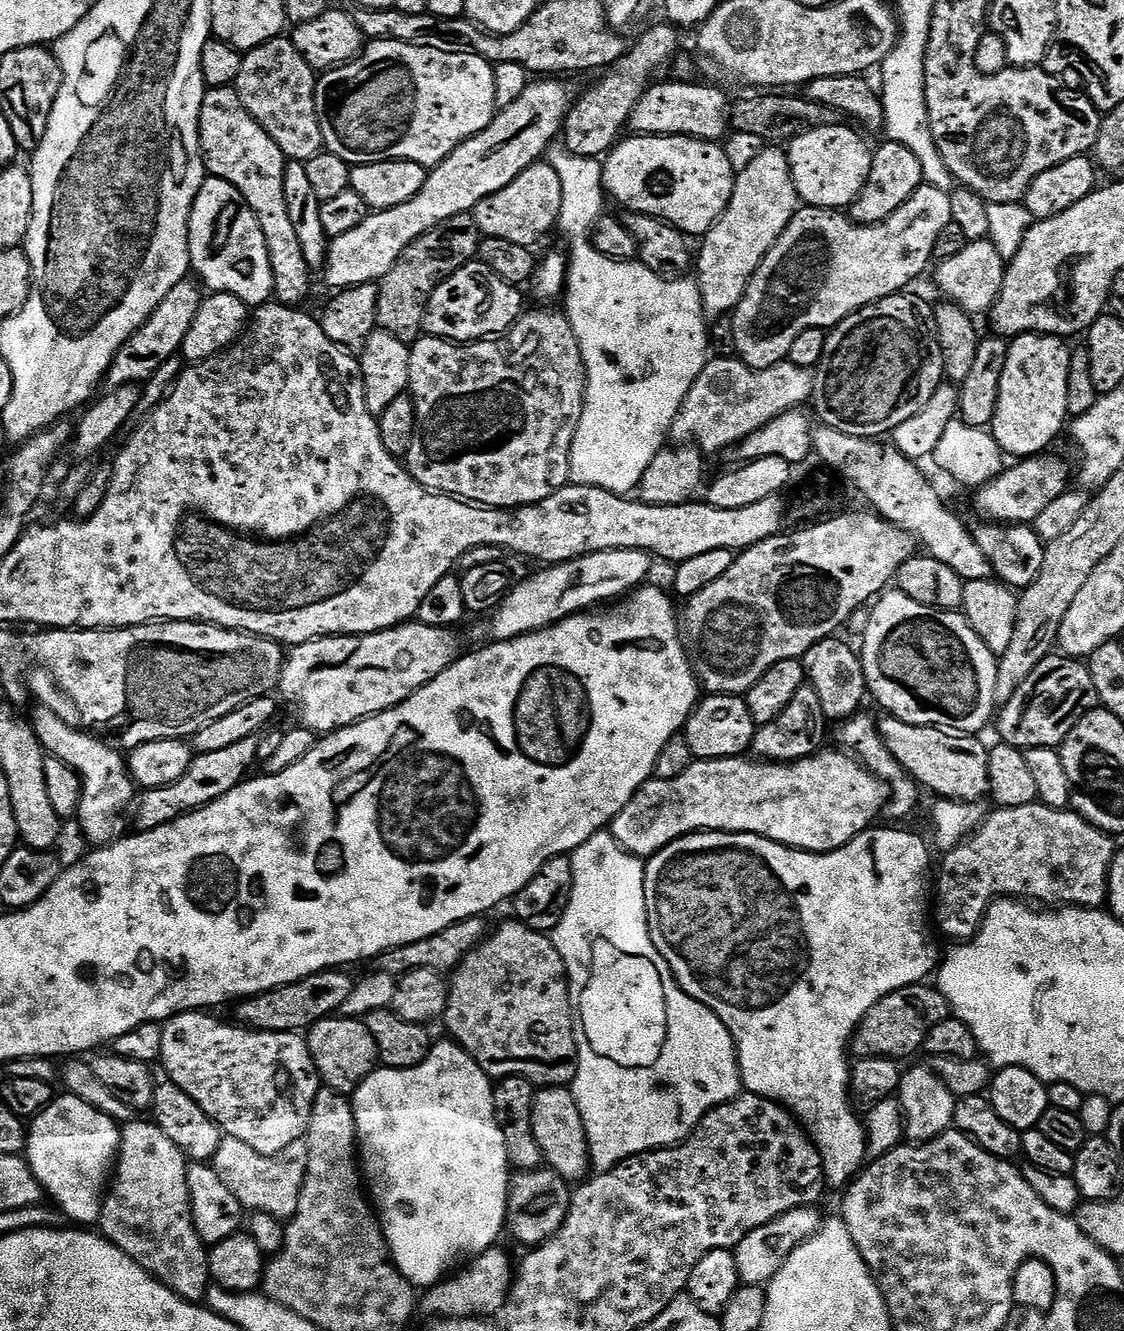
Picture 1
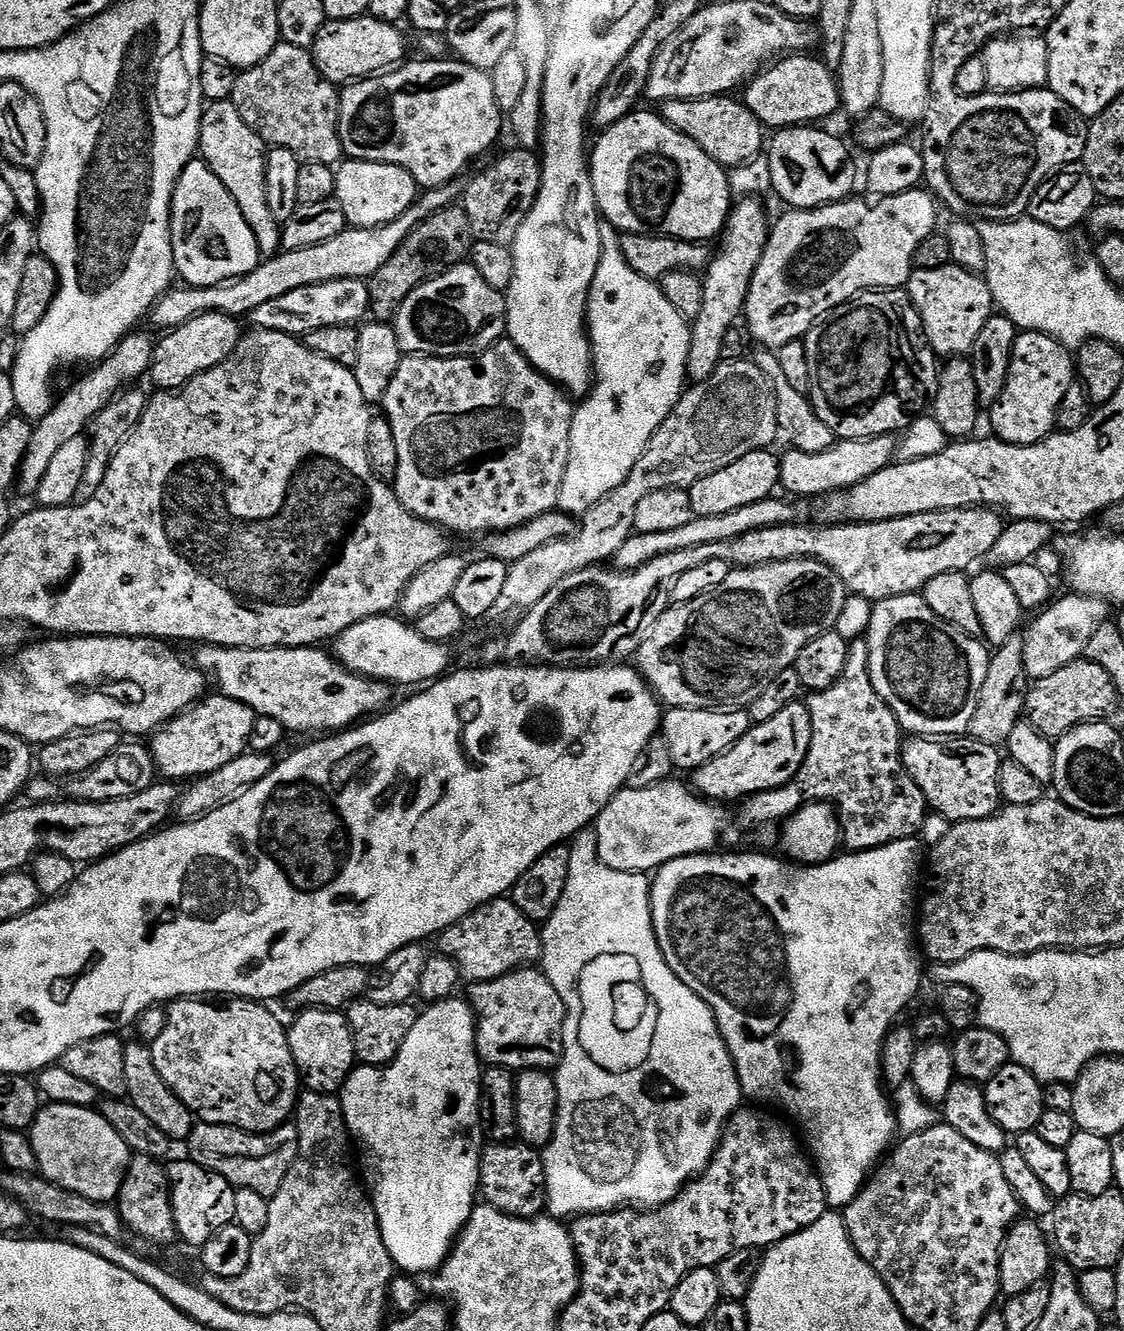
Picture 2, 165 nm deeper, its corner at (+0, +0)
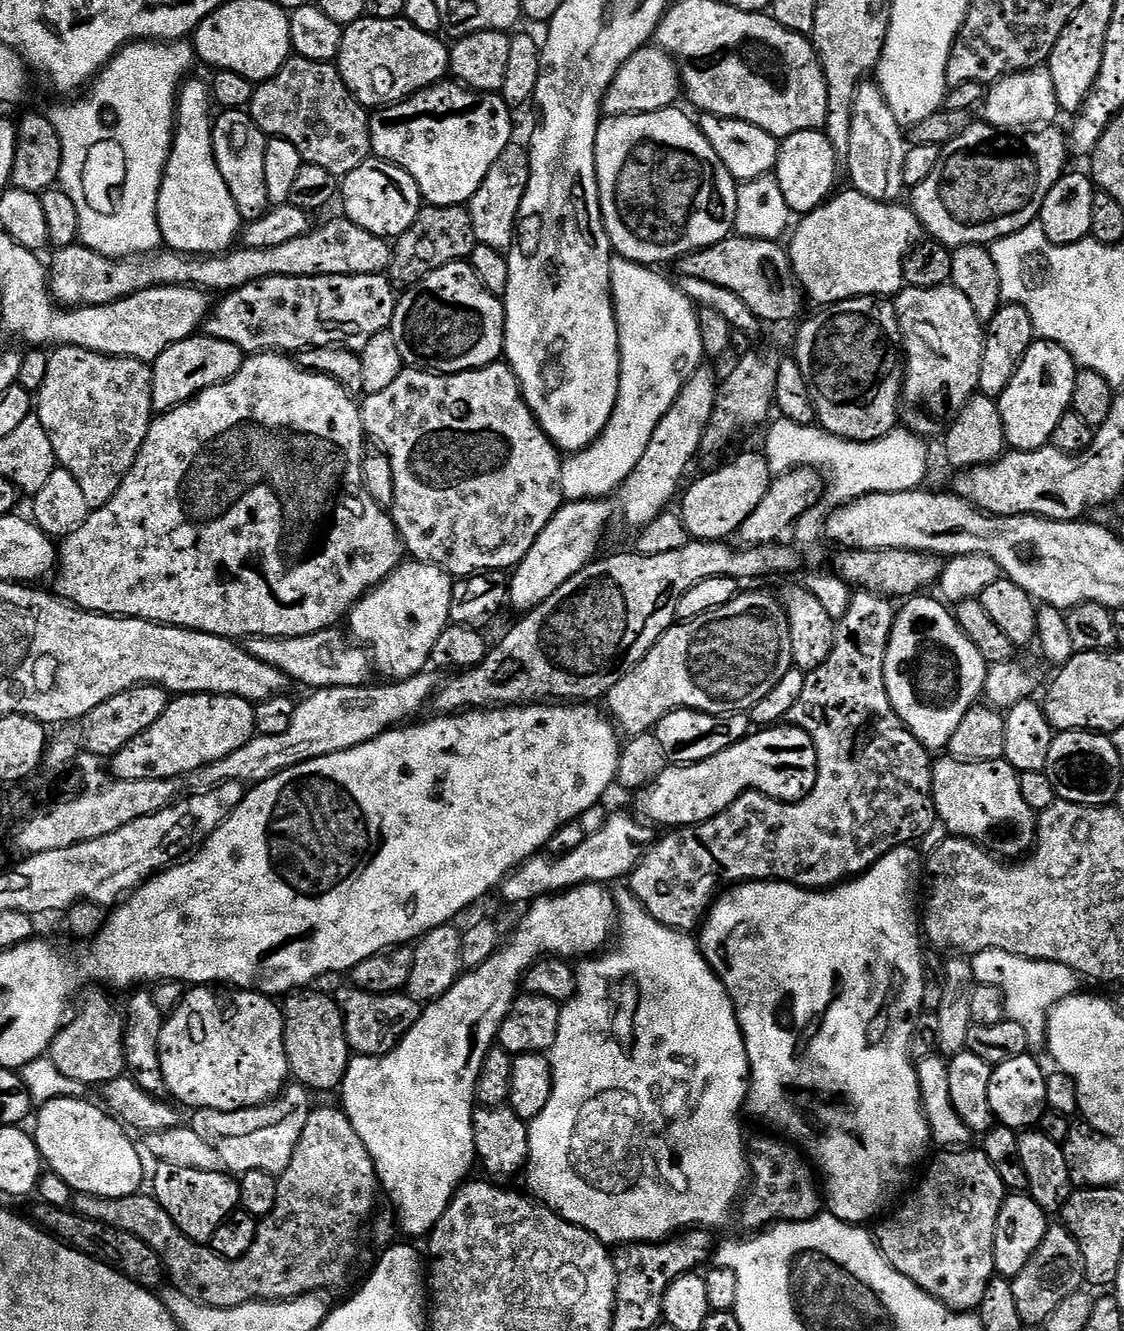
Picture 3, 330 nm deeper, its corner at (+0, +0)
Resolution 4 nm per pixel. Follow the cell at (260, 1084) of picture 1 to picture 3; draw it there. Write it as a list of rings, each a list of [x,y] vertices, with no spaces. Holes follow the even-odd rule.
[[[208,986],[189,987],[183,1002],[165,1019],[160,1035],[160,1057],[162,1078],[166,1078],[171,1099],[181,1100],[188,1110],[209,1108],[219,1112],[271,1104],[290,1080],[281,1005],[260,992],[236,990],[231,993],[233,996],[215,996],[212,992],[215,991]]]

